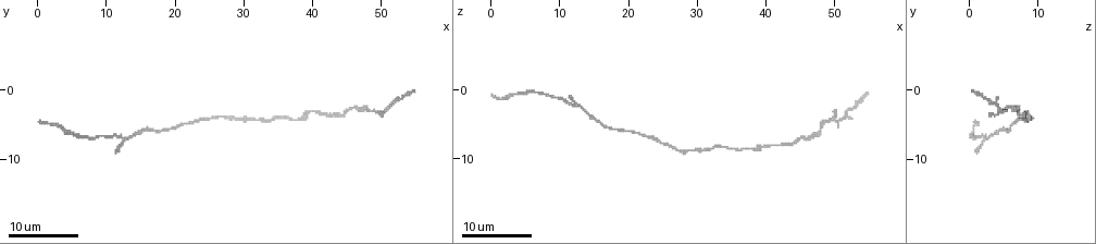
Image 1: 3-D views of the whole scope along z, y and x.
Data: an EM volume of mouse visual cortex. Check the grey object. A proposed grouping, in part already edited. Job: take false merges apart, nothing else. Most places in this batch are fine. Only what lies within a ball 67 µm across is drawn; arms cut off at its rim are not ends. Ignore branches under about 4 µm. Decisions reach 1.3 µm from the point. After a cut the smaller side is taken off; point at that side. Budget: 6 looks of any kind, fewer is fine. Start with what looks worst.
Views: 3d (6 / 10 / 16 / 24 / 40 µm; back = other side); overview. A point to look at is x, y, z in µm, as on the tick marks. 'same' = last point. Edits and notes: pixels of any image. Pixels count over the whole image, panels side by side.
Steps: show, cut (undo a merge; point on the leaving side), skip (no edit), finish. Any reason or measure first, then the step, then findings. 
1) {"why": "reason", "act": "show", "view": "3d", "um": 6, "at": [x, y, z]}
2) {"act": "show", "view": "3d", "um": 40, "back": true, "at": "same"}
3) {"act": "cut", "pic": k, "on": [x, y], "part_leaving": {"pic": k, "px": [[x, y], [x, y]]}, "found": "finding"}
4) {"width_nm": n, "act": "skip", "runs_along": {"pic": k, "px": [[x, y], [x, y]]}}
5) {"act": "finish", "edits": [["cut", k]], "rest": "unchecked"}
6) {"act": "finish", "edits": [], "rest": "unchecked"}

{"why": "side arm on a straight run", "act": "show", "view": "3d", "um": 24, "at": [13.5, 7.0, 2.5]}

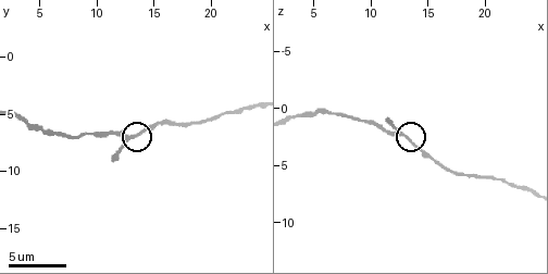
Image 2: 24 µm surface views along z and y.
{"act": "show", "view": "3d", "um": 6, "at": [13.0, 6.8, 2.8]}

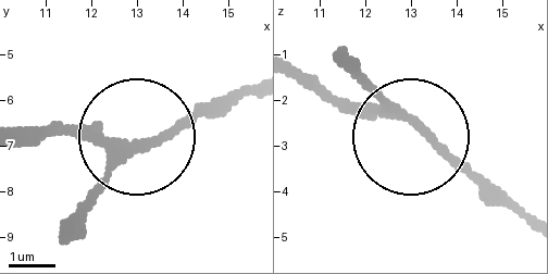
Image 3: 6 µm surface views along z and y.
{"width_nm": 160, "act": "skip", "runs_along": {"pic": 3, "px": [[250, 95], [133, 141], [28, 129]]}, "found": "continuous, no second neuron"}

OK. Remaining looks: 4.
{"why": "calibre changes", "act": "show", "view": "3d", "um": 16, "at": [40.0, 3.0, 8.5]}

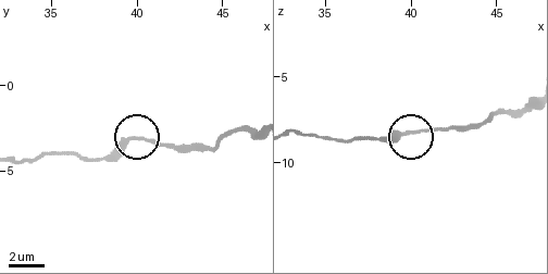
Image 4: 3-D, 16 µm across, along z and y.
{"why": "zoom in", "act": "show", "view": "3d", "um": 6, "at": [39.7, 3.2, 8.3]}

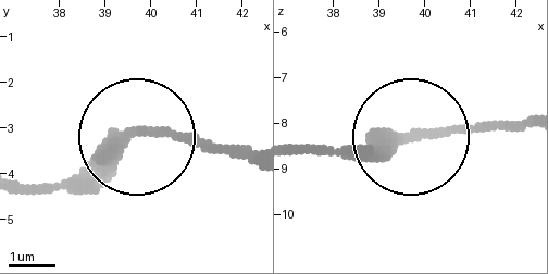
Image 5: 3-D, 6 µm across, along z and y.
{"act": "skip", "found": "all the same neuron"}

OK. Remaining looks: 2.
{"why": "thick turns thin", "act": "show", "view": "3d", "um": 10, "at": [7.4, 6.8, 0.6]}

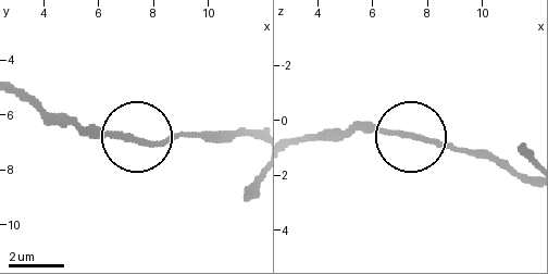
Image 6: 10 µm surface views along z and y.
{"width_nm": 190, "act": "skip", "runs_along": {"pic": 6, "px": [[253, 133], [134, 139], [45, 125]]}, "found": "all the same neuron"}

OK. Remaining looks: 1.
{"act": "finish", "edits": [], "rest": "unchecked"}

